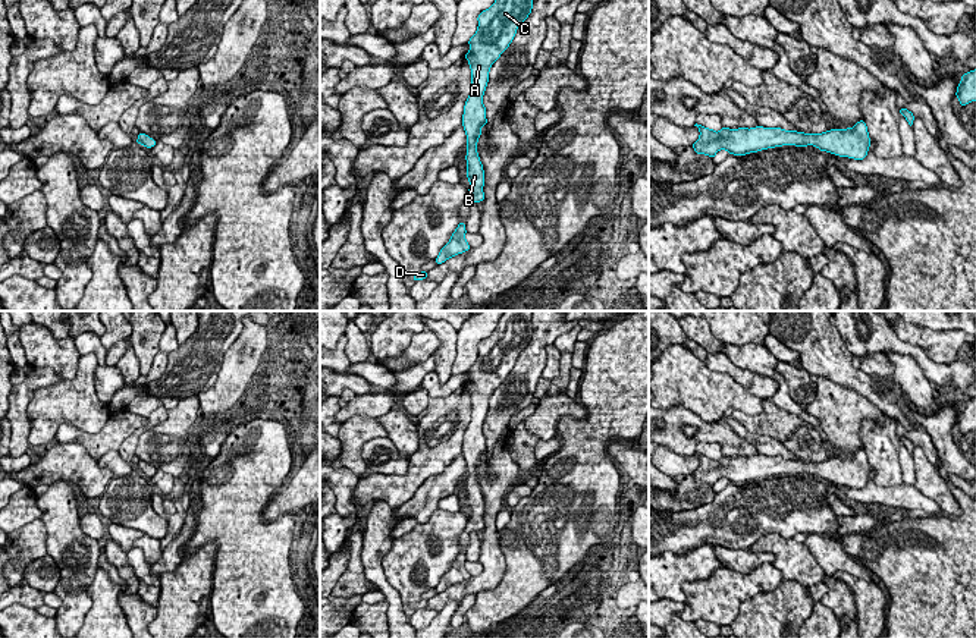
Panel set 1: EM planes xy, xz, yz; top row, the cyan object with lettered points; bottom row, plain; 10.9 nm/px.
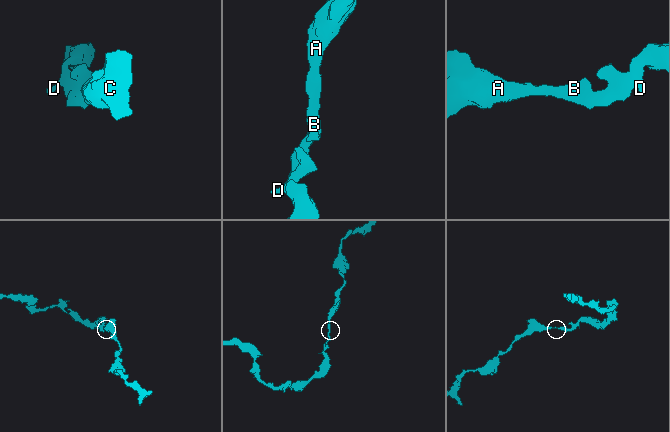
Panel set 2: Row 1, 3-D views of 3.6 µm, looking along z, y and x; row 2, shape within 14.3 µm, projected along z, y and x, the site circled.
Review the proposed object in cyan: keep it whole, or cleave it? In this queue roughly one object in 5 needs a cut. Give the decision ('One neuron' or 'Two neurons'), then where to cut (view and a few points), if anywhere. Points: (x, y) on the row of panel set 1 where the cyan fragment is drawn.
One neuron. No split

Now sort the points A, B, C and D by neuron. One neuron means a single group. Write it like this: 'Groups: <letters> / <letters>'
Groups: A B C D

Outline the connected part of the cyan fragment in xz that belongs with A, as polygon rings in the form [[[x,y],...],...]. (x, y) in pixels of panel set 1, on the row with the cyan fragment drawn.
[[[495,0],[477,21],[476,34],[470,38],[465,59],[471,69],[471,91],[464,106],[462,126],[467,133],[467,177],[470,189],[465,204],[483,201],[484,170],[477,153],[481,128],[487,123],[483,94],[492,65],[512,43],[518,26],[528,18],[533,0]]]

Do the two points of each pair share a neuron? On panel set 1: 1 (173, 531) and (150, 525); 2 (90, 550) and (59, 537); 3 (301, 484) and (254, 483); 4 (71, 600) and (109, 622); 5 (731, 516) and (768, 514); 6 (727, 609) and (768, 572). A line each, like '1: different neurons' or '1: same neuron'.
1: different neurons
2: same neuron
3: different neurons
4: different neurons
5: same neuron
6: same neuron

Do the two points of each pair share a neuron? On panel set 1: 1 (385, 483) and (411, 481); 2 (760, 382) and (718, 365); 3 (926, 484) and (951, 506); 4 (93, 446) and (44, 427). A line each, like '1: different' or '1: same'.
1: same
2: same
3: same
4: different

